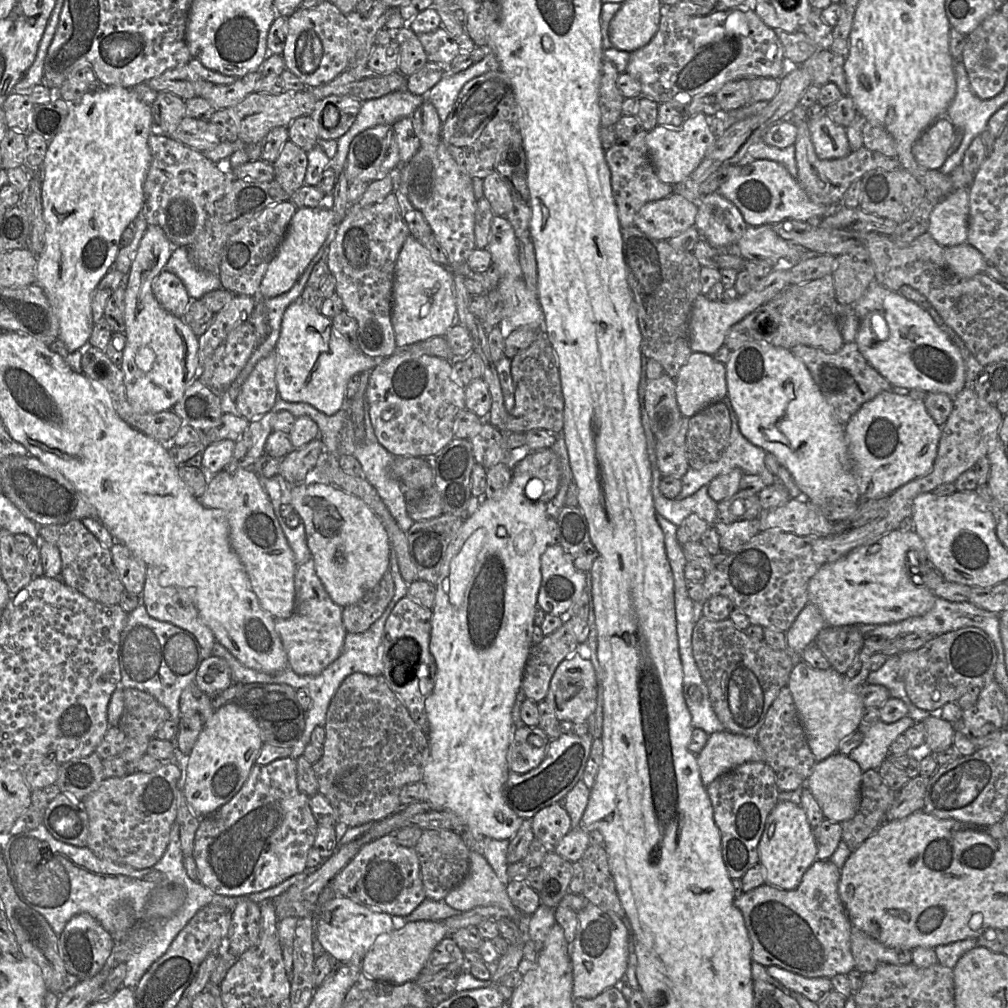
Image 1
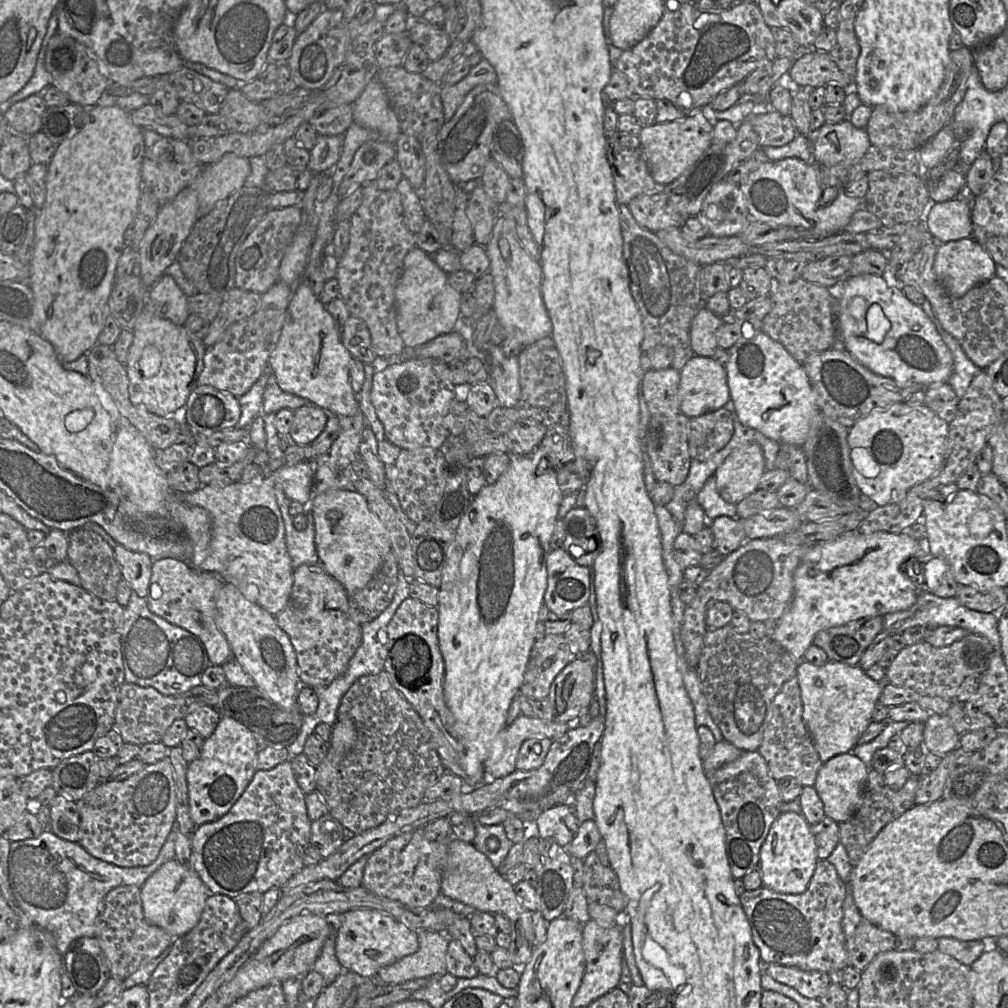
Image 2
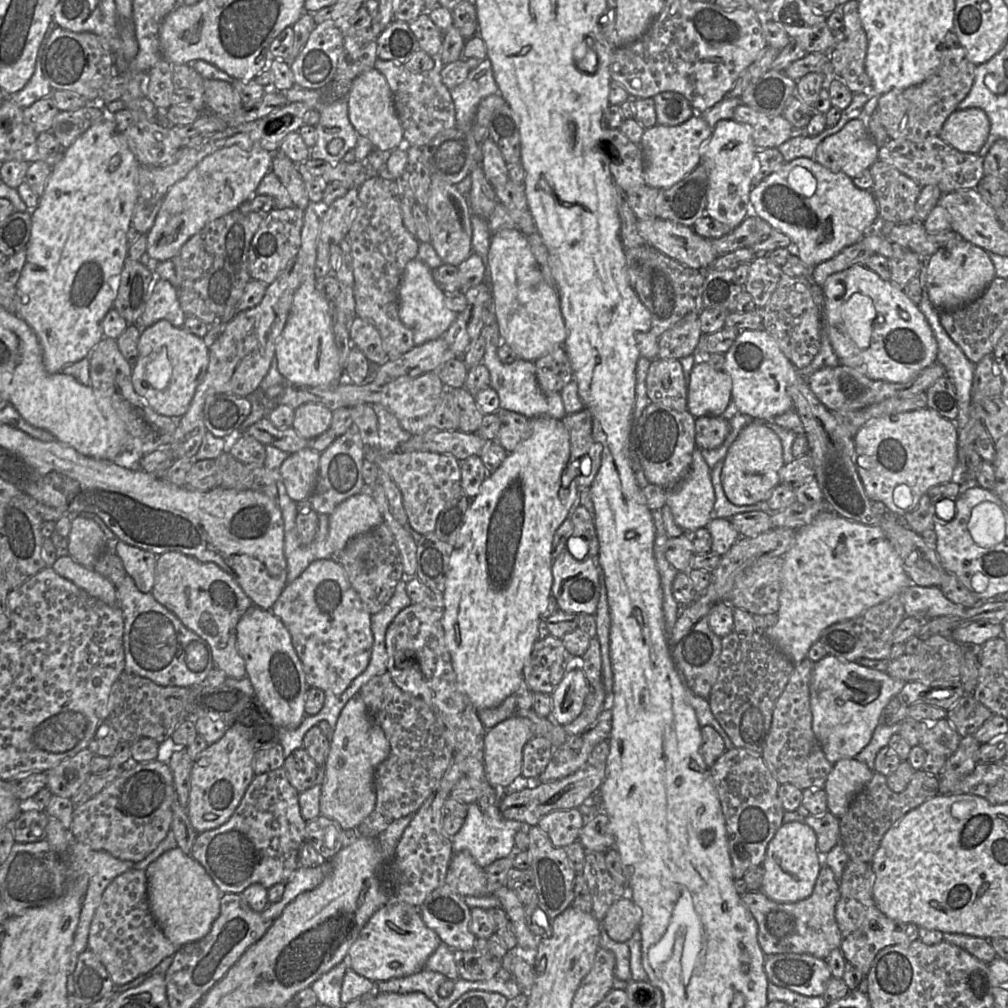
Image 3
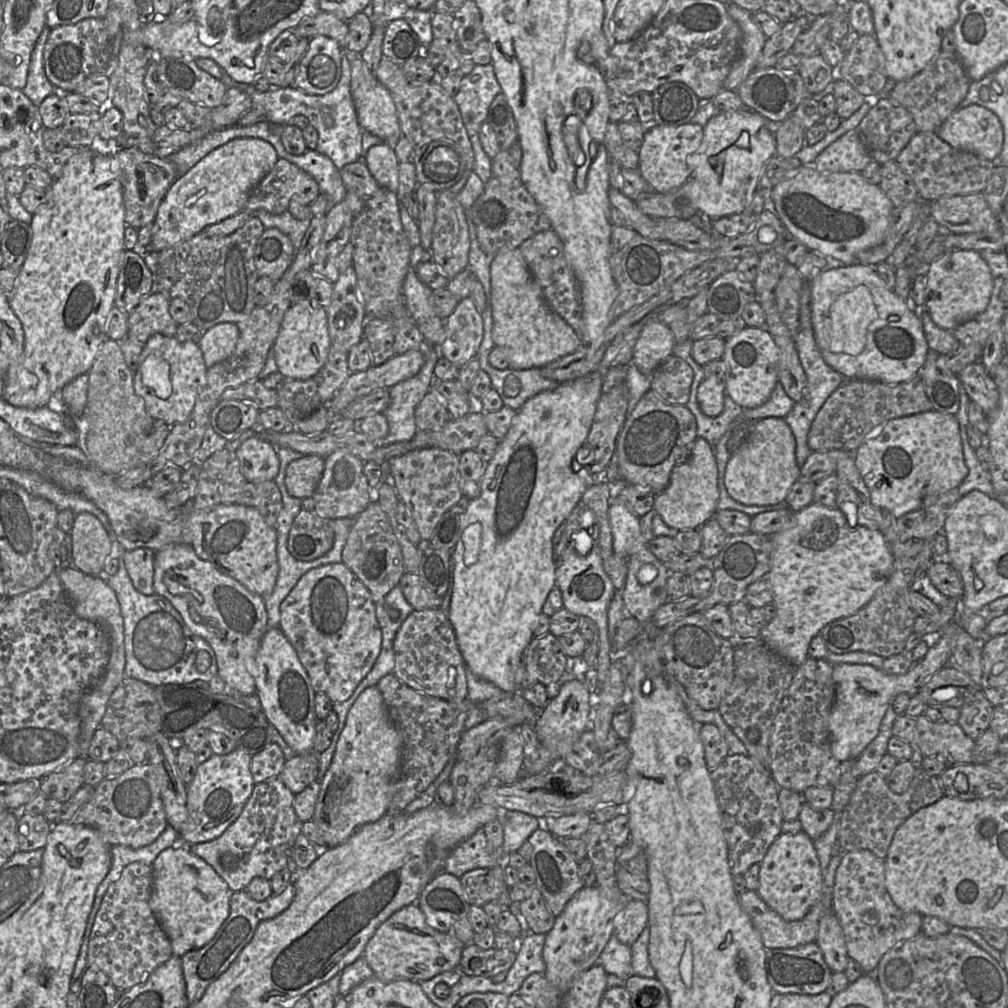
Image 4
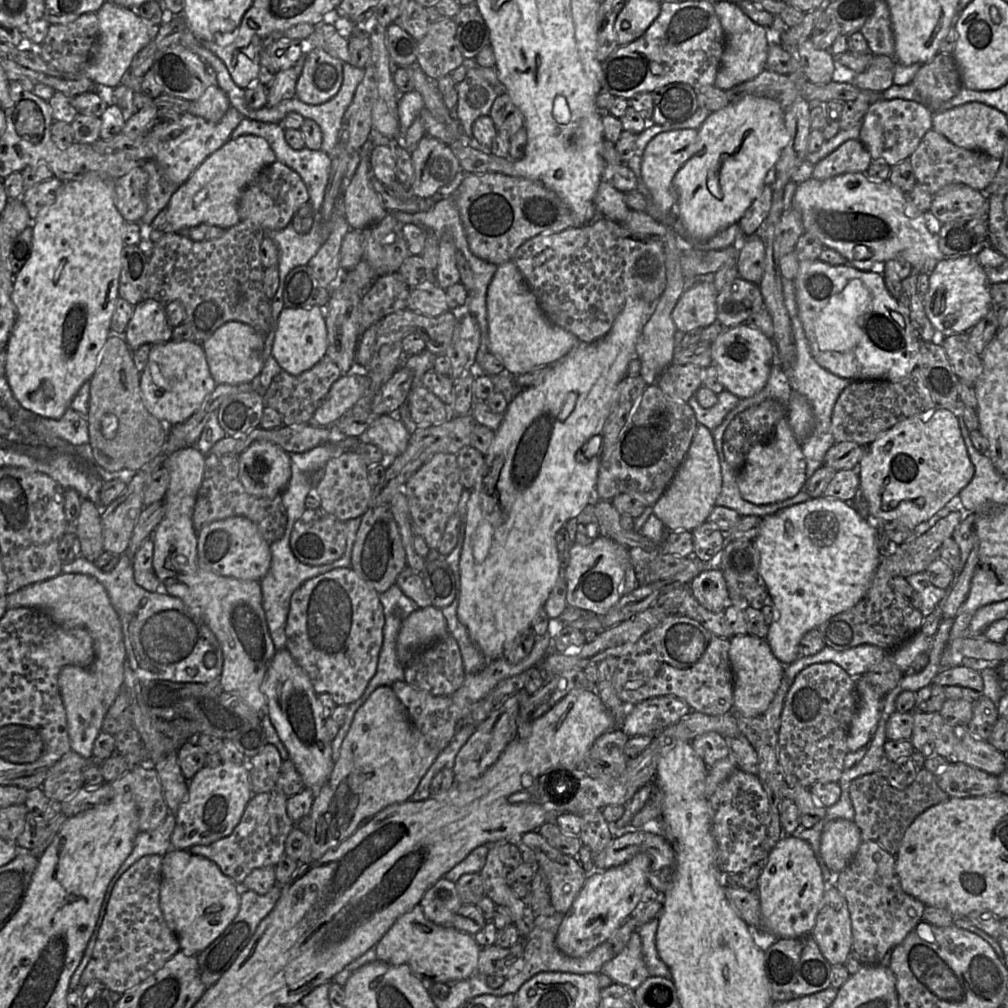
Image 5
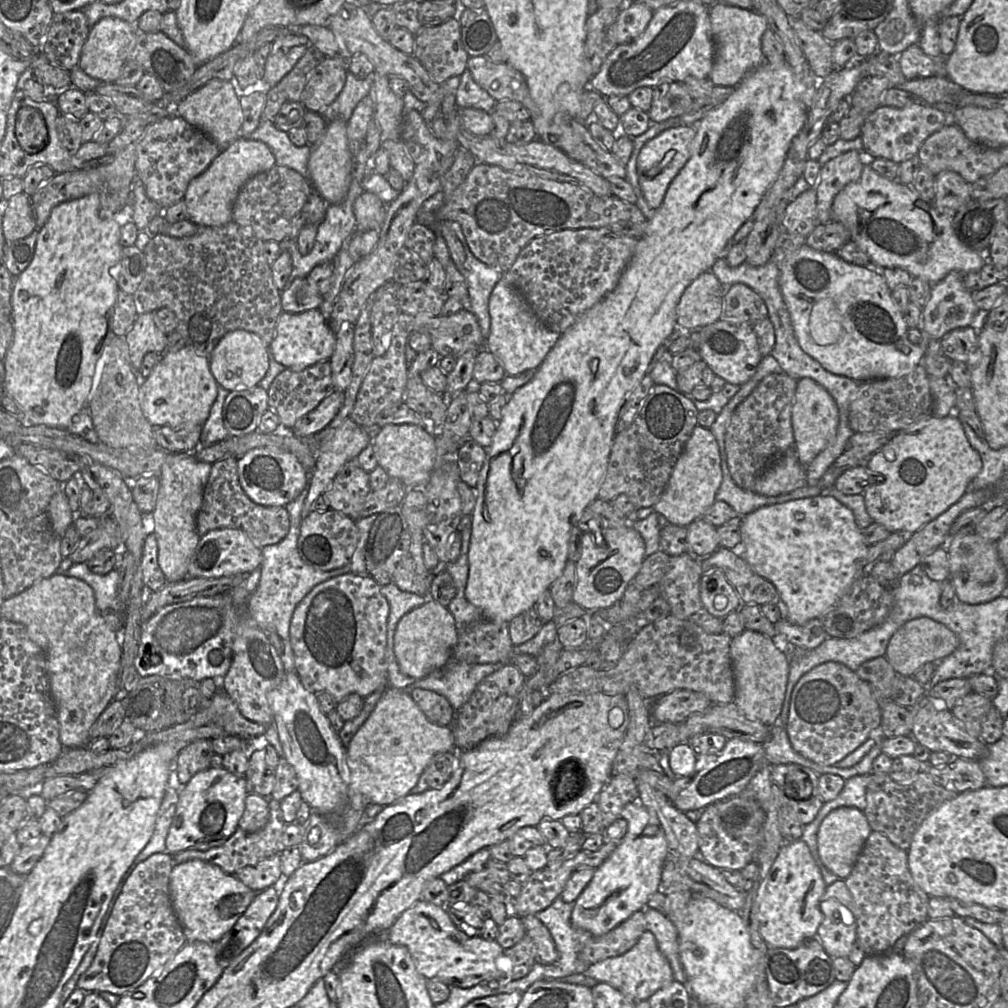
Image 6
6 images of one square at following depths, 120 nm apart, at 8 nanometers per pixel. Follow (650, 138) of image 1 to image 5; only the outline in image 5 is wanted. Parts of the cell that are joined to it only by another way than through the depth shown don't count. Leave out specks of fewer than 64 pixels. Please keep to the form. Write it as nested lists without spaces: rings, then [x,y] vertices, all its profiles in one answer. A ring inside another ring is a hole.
[[[677,129],[661,132],[649,141],[643,152],[641,159],[643,181],[650,190],[655,204],[667,218],[675,215],[676,211],[677,195],[673,187],[673,178],[695,153],[697,138],[697,129]]]

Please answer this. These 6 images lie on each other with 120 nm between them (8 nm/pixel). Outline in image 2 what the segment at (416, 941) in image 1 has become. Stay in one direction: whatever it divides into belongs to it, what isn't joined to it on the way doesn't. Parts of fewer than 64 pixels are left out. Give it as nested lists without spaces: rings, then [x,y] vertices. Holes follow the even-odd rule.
[[[413,930],[417,933],[418,950],[380,968],[376,976],[384,984],[402,984],[416,978],[440,978],[447,973],[446,953],[449,938],[437,931]]]

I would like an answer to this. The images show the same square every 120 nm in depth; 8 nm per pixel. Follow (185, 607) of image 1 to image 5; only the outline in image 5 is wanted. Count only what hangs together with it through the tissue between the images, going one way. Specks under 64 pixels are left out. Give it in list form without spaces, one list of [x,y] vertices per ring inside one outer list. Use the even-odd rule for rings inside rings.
[[[195,445],[179,449],[166,457],[163,467],[170,474],[170,484],[165,494],[165,516],[152,534],[154,542],[153,568],[161,583],[159,592],[179,598],[199,615],[219,641],[223,653],[220,682],[225,692],[237,693],[255,712],[266,710],[267,700],[260,686],[276,653],[262,606],[262,591],[258,581],[243,581],[225,577],[203,569],[197,554],[197,532],[193,526],[193,513],[204,475],[205,457]]]

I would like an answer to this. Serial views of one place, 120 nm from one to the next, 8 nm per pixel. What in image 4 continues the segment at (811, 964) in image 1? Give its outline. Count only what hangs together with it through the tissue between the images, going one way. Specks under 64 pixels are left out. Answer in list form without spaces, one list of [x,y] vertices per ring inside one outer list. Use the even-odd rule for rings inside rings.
[[[822,884],[820,901],[801,920],[797,921],[786,921],[781,918],[761,899],[756,891],[746,890],[738,895],[738,899],[741,907],[750,917],[754,927],[760,932],[762,944],[765,949],[784,949],[816,942],[819,920],[824,914],[832,912],[831,892],[830,890],[824,890],[824,884]]]

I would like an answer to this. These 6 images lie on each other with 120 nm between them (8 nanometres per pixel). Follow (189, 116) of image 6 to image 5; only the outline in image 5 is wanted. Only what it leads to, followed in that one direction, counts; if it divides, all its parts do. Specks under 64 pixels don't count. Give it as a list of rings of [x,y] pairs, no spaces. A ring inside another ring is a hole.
[[[209,86],[197,100],[192,101],[189,113],[217,123],[231,107],[227,94],[218,86]]]

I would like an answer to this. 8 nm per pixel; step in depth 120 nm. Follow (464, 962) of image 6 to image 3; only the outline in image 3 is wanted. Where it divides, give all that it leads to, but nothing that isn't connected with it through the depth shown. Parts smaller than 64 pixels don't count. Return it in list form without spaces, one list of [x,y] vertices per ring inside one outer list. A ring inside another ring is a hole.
[[[390,893],[390,900],[370,917],[349,948],[349,968],[374,983],[392,978],[407,977],[424,969],[427,959],[440,943],[441,939],[437,933],[423,922],[418,908],[391,897]]]

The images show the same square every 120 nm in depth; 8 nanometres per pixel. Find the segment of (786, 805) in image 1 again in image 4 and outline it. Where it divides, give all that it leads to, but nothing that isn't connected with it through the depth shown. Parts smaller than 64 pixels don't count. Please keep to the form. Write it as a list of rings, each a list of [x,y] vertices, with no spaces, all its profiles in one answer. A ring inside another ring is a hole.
[[[804,831],[780,833],[760,863],[757,894],[786,921],[801,920],[822,895],[823,871],[811,837]]]

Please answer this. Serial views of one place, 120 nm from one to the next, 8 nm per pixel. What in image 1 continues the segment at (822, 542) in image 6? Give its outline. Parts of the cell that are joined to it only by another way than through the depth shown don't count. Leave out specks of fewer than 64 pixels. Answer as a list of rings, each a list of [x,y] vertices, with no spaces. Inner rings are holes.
[[[894,530],[869,544],[853,549],[835,562],[823,565],[809,580],[809,603],[816,605],[826,624],[833,627],[890,624],[925,614],[934,605],[936,596],[925,585],[917,585],[913,582],[906,558],[909,551],[915,552],[919,561],[919,572],[916,574],[922,576],[934,569],[924,543],[916,532]]]

